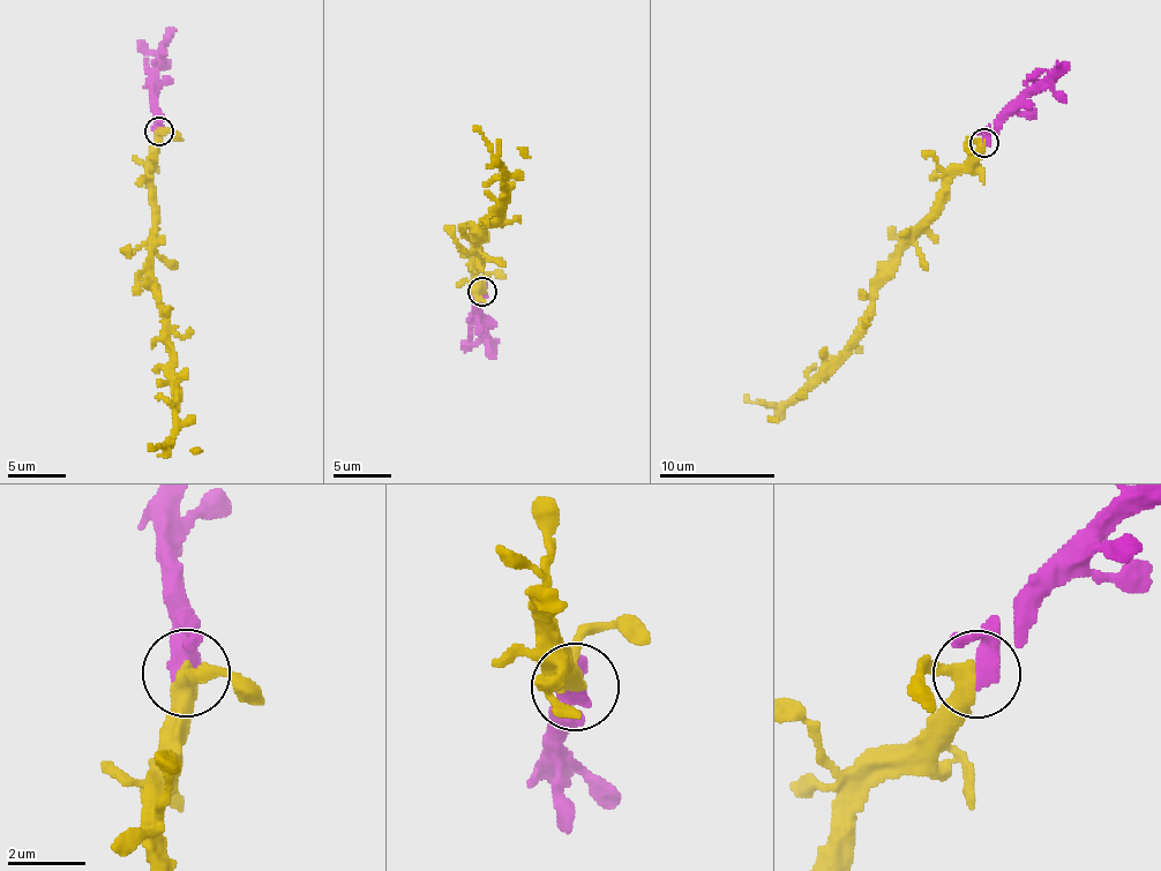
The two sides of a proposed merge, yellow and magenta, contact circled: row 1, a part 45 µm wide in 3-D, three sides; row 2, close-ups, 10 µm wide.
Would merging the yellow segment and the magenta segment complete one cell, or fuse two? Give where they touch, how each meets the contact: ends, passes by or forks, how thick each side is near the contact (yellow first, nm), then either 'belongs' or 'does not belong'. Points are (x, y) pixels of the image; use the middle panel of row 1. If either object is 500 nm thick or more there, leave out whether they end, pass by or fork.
(482, 292) | yellow passes by | magenta passes by | 400/380 nm | belongs

